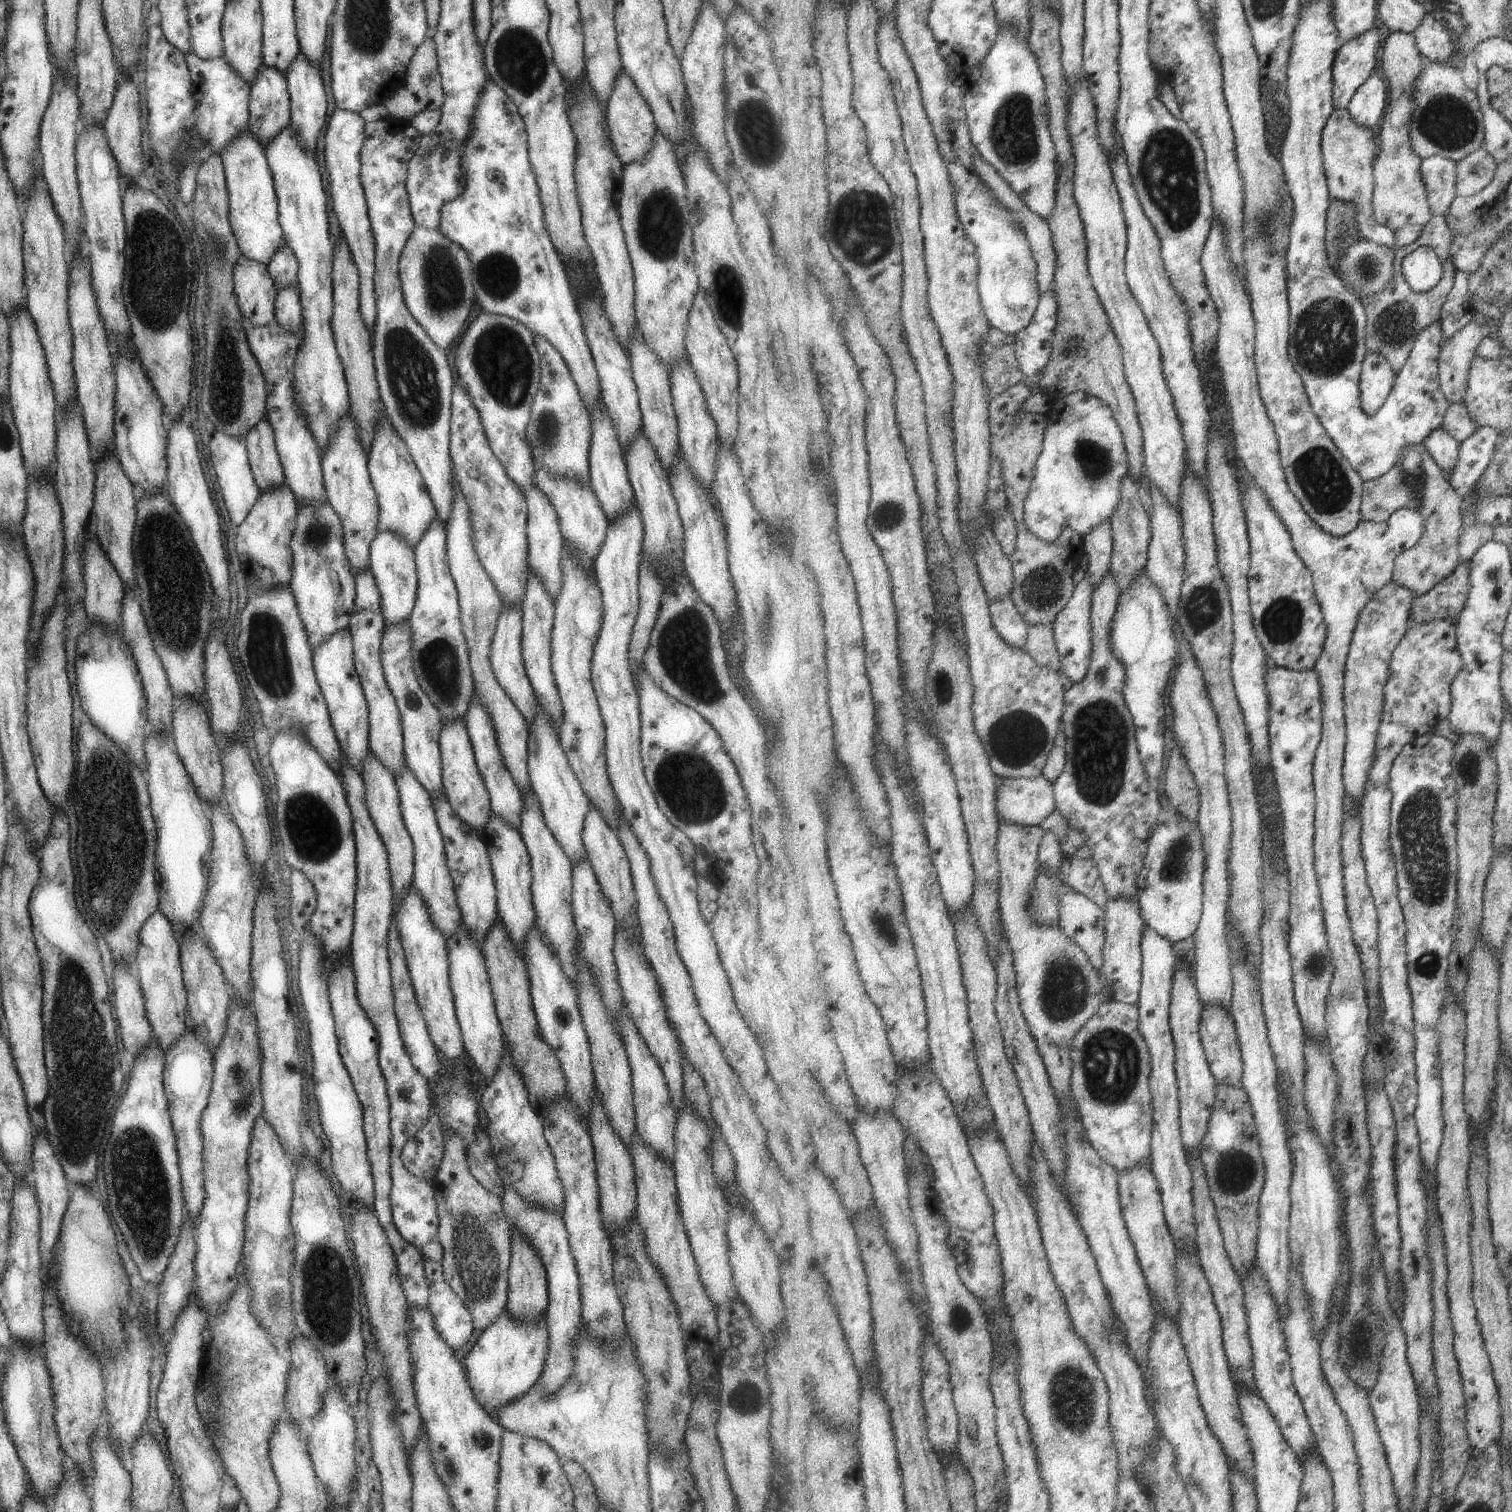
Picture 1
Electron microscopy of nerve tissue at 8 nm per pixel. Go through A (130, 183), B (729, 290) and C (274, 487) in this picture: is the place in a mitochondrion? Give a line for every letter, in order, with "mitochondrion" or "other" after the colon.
A: other
B: mitochondrion
C: other

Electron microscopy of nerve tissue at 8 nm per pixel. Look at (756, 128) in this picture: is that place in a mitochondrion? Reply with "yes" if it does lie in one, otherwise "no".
yes

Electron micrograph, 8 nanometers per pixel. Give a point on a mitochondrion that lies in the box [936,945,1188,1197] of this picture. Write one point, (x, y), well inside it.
(1111, 1060)

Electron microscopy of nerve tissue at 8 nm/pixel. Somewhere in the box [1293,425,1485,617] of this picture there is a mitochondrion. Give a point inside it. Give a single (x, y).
(1412, 480)

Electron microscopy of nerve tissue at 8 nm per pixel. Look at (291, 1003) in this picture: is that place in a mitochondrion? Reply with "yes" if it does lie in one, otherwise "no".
no

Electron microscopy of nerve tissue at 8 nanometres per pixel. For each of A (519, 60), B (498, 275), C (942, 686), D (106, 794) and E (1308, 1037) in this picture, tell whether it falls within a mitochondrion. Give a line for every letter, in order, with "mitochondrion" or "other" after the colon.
A: mitochondrion
B: mitochondrion
C: mitochondrion
D: mitochondrion
E: other

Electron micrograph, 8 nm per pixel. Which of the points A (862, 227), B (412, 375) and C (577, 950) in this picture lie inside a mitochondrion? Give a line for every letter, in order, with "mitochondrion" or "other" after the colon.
A: mitochondrion
B: mitochondrion
C: other

